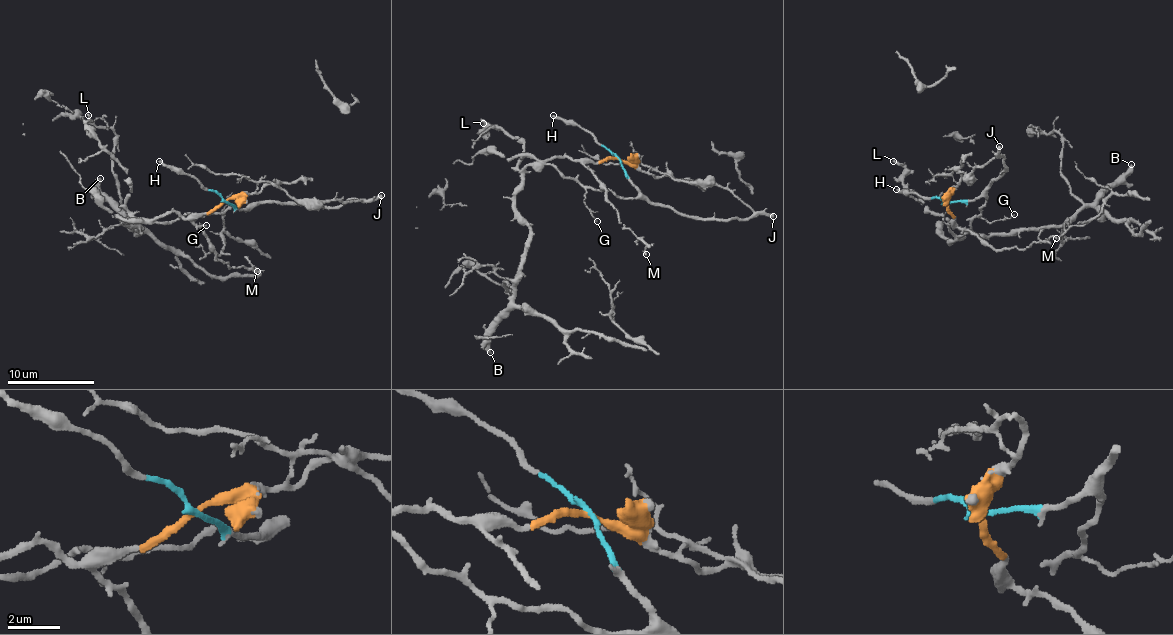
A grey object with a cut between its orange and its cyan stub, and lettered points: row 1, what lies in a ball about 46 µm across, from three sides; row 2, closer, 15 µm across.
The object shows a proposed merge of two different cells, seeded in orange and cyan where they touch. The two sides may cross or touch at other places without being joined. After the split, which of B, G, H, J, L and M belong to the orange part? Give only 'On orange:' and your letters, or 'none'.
On orange: B, L, M

